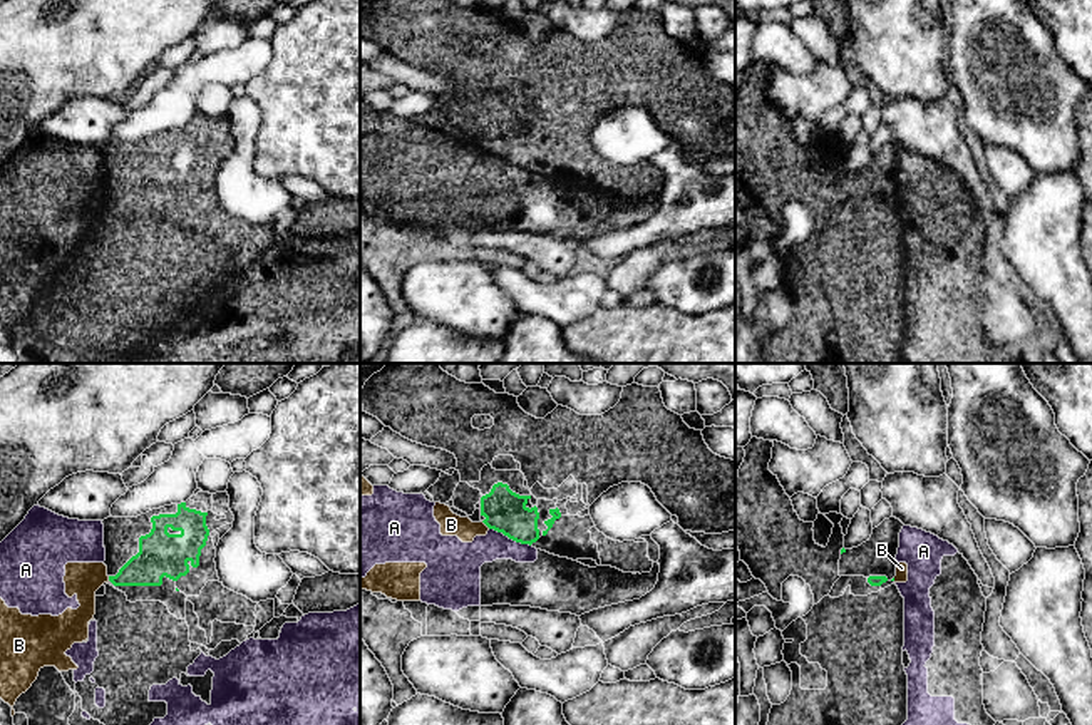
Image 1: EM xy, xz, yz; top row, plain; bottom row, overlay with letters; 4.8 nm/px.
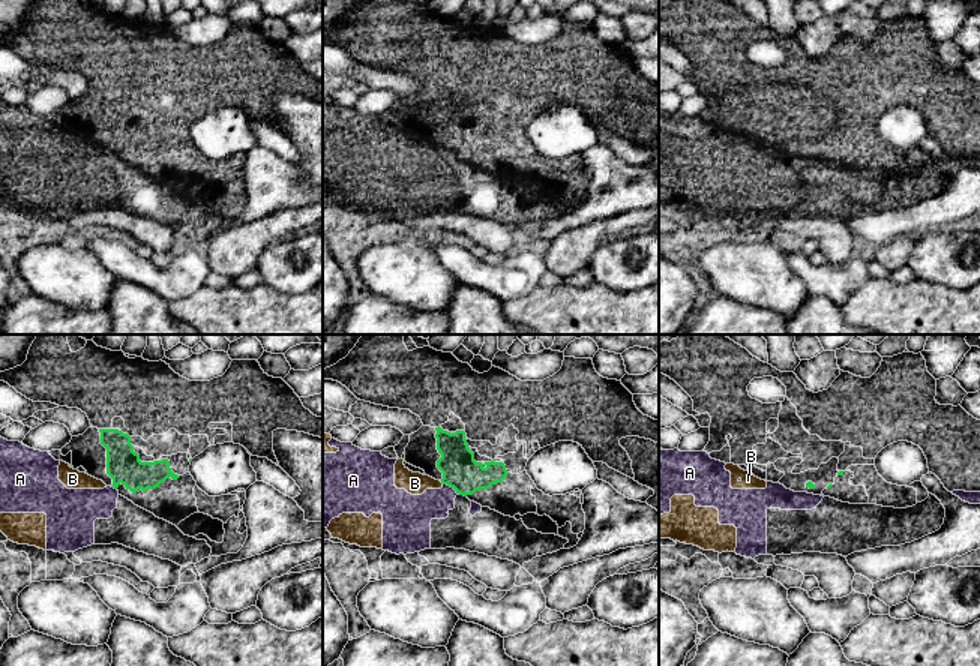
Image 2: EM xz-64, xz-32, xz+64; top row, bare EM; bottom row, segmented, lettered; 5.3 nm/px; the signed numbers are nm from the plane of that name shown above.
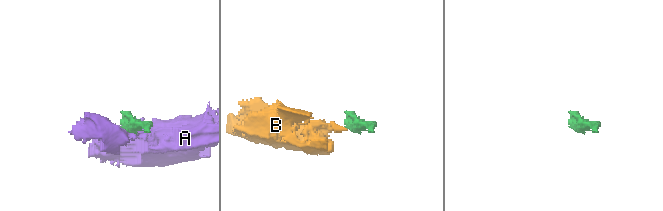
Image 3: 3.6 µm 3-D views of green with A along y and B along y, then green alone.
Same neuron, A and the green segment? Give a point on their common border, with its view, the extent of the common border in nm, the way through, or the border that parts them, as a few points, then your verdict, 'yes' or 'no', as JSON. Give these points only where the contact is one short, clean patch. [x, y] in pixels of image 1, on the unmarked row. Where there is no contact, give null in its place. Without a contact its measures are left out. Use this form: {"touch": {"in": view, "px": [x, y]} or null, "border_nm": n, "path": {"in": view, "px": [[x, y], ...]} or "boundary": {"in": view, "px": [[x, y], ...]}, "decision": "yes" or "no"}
{"touch": {"in": "xz", "px": [509, 163]}, "border_nm": 220, "boundary": {"in": "xz", "px": [[489, 153], [530, 171]]}, "decision": "no"}

